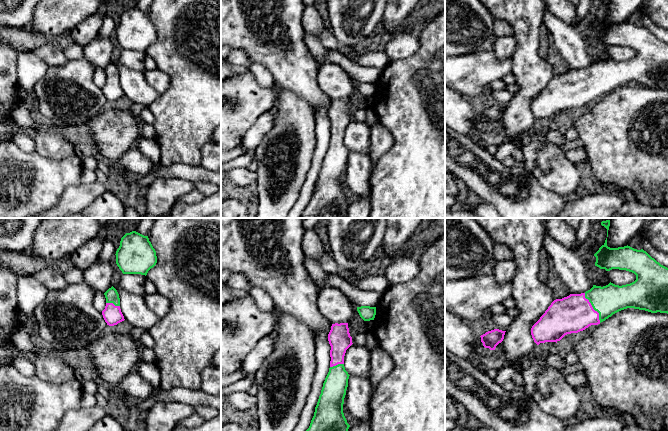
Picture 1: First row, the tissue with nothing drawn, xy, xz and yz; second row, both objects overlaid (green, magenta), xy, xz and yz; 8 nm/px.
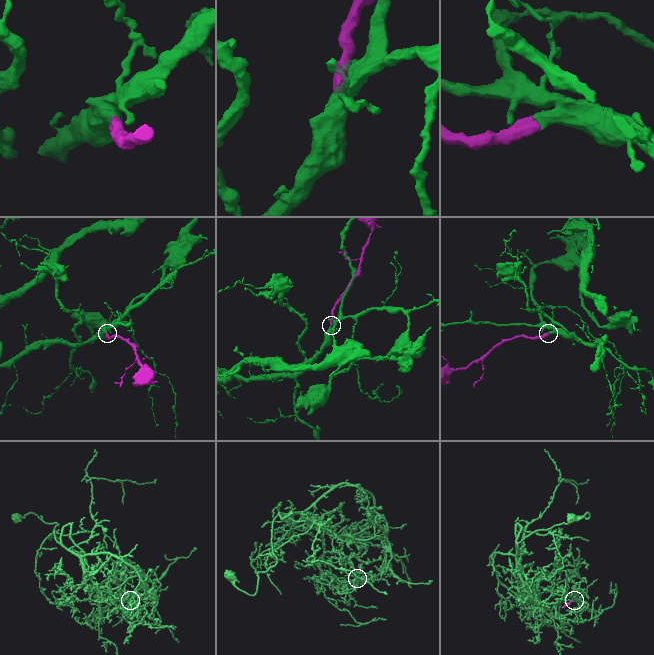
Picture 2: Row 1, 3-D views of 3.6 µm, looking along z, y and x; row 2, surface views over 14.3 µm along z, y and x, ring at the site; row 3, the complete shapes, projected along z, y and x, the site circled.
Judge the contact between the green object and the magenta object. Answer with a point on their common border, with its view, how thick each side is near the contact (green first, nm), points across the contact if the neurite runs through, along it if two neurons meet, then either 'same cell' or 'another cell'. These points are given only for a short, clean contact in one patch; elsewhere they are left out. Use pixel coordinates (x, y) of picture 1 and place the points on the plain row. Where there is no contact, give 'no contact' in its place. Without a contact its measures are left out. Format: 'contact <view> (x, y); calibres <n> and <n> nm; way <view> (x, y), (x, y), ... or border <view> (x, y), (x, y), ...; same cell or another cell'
contact yz (593, 84); calibres 240 and 300 nm; way yz (607, 76), (593, 84), (574, 89); same cell

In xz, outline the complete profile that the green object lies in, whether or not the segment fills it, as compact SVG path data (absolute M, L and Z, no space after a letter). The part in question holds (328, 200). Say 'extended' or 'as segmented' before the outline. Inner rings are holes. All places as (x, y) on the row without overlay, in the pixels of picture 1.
extended; M348 99L332 100L328 110L330 144L323 159L309 204L299 218L347 218L350 201L343 189L349 150L344 143L346 126L353 120Z

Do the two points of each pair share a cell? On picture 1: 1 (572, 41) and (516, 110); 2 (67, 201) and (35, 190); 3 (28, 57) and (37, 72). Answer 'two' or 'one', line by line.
1: two
2: two
3: one

